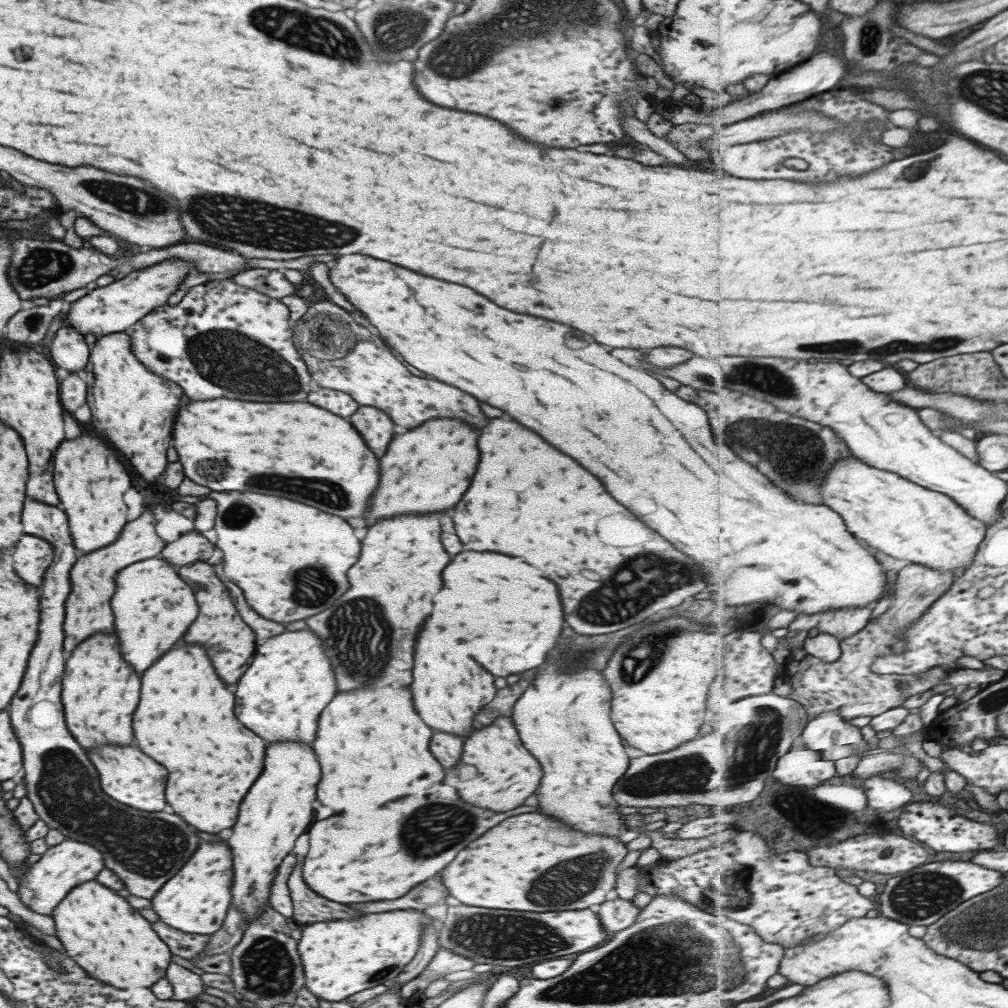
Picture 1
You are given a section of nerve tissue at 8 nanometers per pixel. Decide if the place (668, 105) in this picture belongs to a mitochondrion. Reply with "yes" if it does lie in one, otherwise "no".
no

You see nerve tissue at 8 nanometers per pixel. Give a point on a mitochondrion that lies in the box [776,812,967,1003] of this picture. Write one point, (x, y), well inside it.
(923, 896)

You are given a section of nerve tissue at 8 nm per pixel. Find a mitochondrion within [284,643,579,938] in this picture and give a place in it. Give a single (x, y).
(452, 824)

